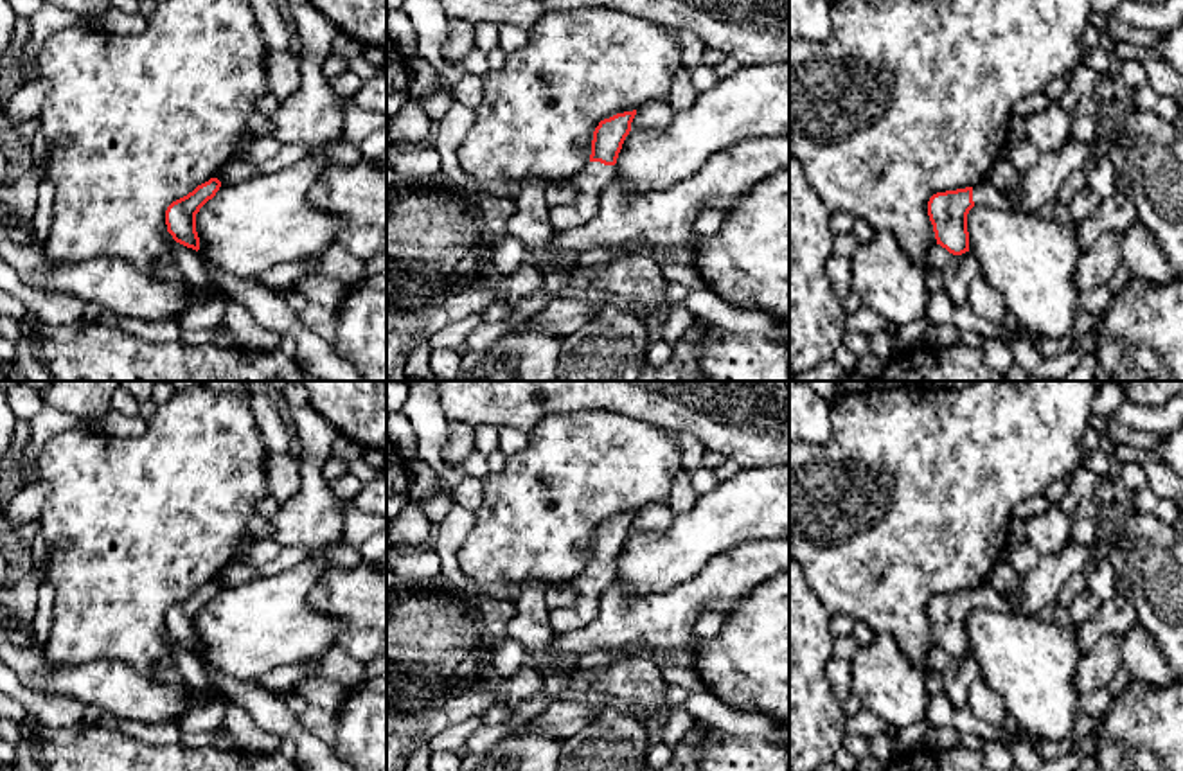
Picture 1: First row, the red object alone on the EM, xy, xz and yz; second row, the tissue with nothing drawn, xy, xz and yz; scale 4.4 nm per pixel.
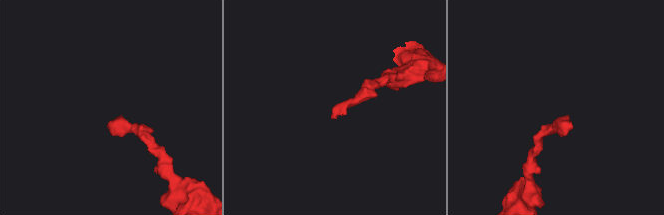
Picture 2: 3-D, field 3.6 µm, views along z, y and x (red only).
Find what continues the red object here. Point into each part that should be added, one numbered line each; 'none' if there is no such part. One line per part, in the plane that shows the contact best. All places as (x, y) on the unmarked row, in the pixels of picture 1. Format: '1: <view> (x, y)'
1: xz (590, 584)

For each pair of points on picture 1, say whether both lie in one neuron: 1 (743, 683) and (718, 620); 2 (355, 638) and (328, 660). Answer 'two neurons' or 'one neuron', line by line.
1: two neurons
2: two neurons

